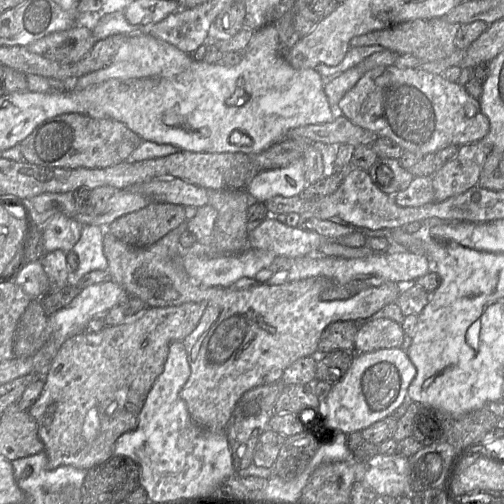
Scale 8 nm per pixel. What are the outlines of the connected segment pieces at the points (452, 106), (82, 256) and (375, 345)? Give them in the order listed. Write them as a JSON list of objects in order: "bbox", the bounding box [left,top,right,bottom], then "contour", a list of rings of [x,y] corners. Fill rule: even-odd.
[{"bbox":[338,65,490,154],"contour":[[[395,65],[381,66],[364,72],[357,83],[342,97],[338,104],[343,116],[352,123],[372,132],[375,138],[388,137],[403,150],[416,154],[431,154],[449,146],[458,147],[480,142],[488,134],[490,124],[483,114],[479,101],[469,95],[464,86],[450,82],[442,75],[418,68],[401,69]]]},{"bbox":[67,225,108,286],"contour":[[[85,225],[82,227],[81,236],[73,247],[73,252],[78,256],[77,270],[68,273],[67,285],[74,286],[86,273],[94,270],[108,270],[108,261],[104,255],[103,242],[106,229]]]},{"bbox":[355,318,404,353],"contour":[[[388,318],[364,323],[355,338],[355,353],[373,352],[379,349],[400,348],[404,340],[401,325]]]}]

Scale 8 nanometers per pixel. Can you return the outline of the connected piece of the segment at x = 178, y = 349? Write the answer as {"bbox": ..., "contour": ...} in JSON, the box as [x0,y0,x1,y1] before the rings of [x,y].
{"bbox":[113,342,237,503],"contour":[[[173,342],[169,347],[169,353],[165,361],[163,371],[157,377],[157,379],[153,383],[147,395],[144,406],[138,417],[137,427],[134,430],[126,432],[123,435],[121,435],[117,439],[114,445],[113,455],[130,457],[139,465],[140,486],[144,488],[149,499],[154,503],[176,501],[176,500],[181,500],[181,499],[202,499],[202,498],[218,497],[212,494],[226,479],[228,479],[229,477],[231,477],[237,472],[233,464],[231,450],[230,450],[229,443],[226,437],[226,431],[225,432],[213,432],[204,427],[197,425],[192,420],[185,402],[180,397],[180,392],[182,388],[184,387],[185,383],[187,382],[189,376],[190,376],[190,366],[188,363],[188,358],[187,358],[185,347],[182,342]]]}

